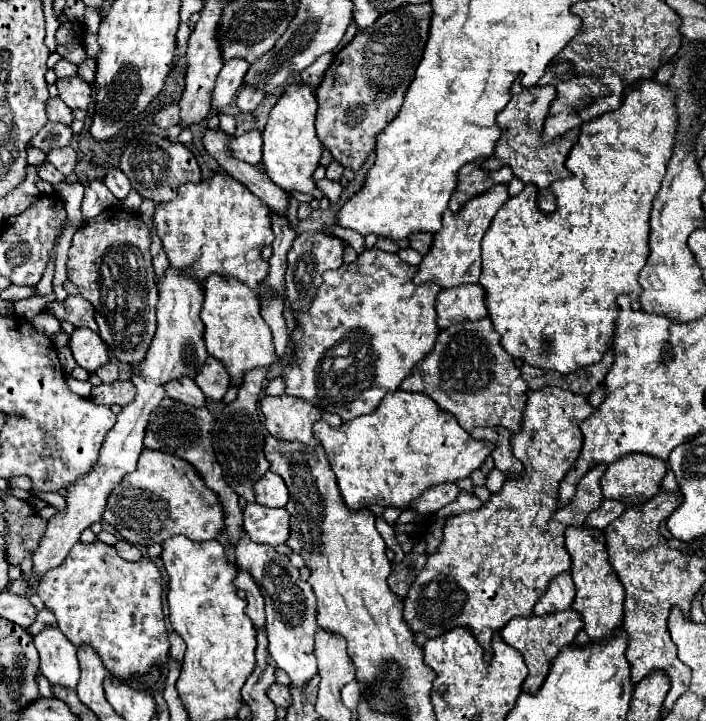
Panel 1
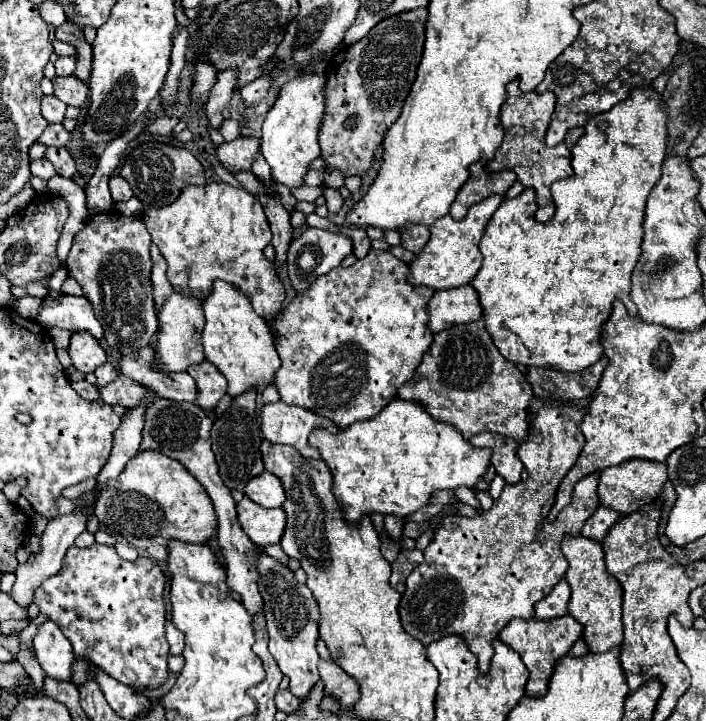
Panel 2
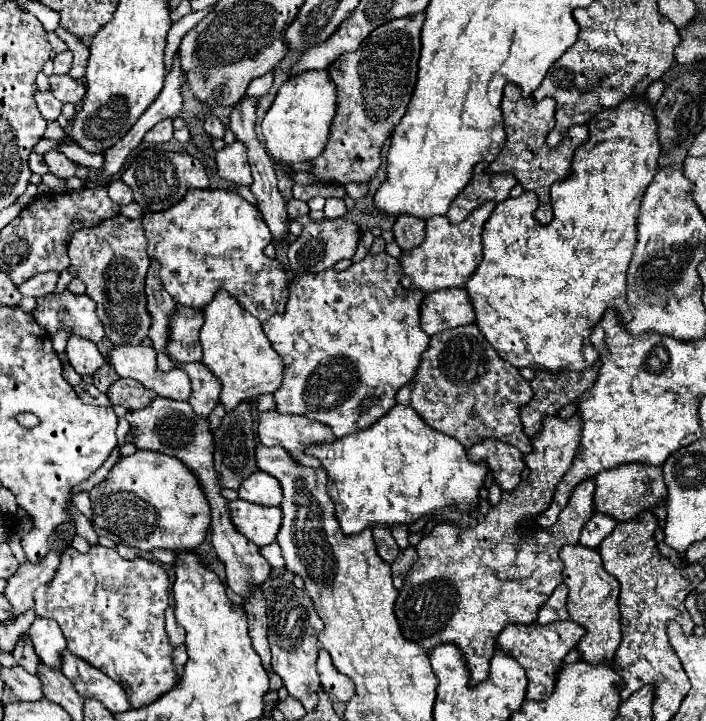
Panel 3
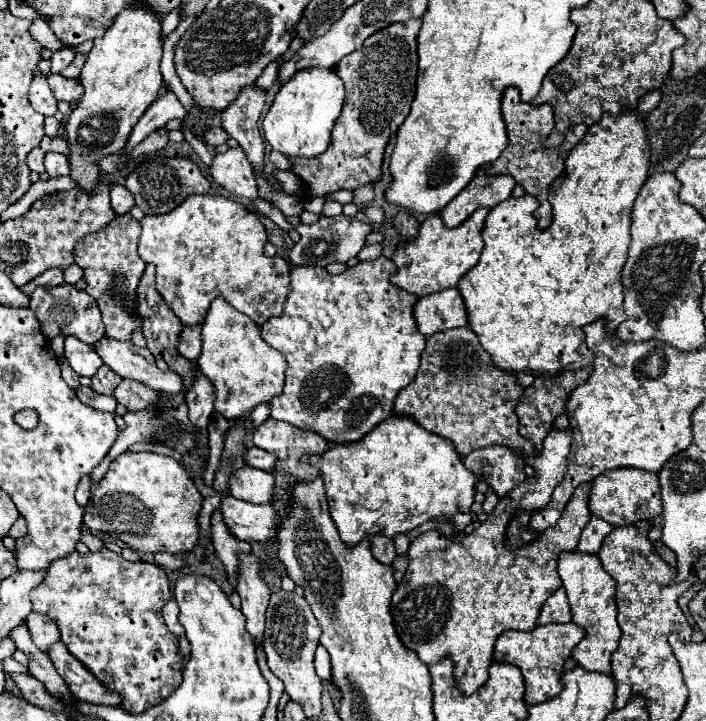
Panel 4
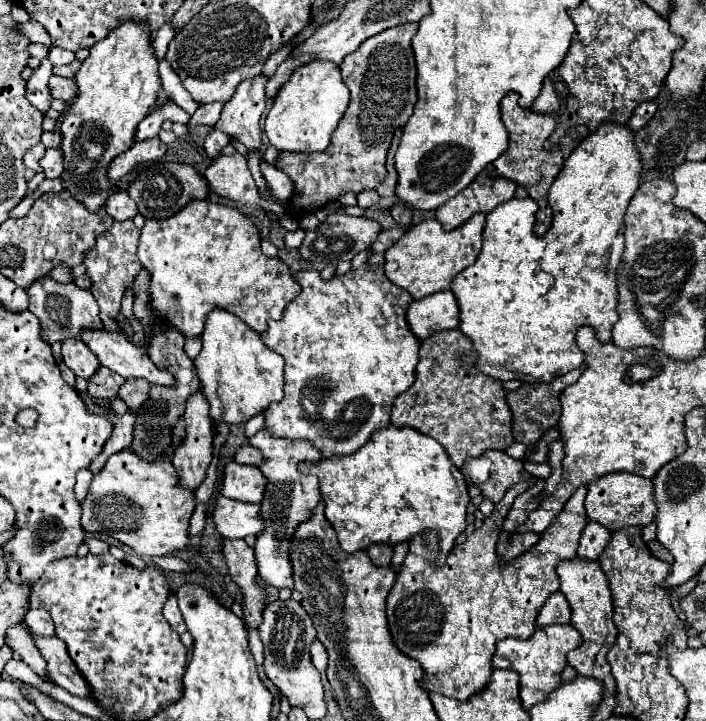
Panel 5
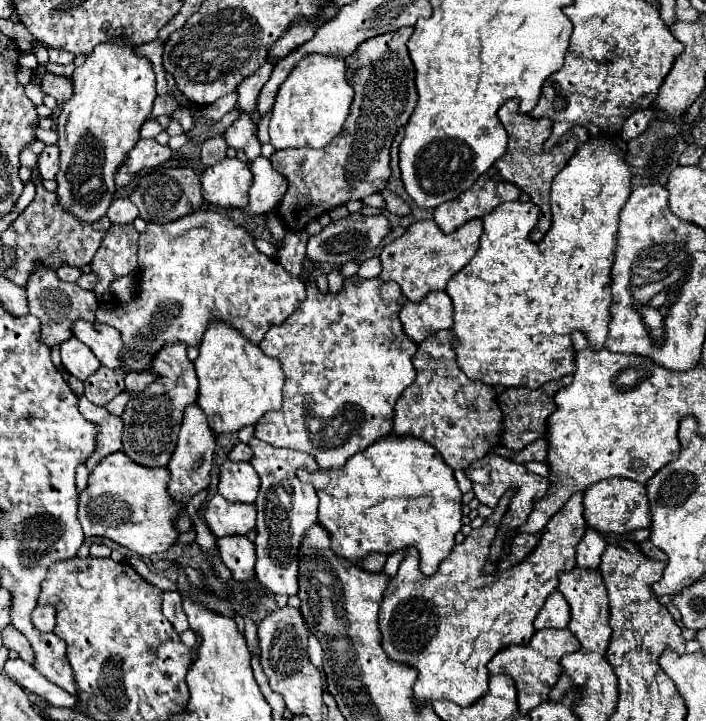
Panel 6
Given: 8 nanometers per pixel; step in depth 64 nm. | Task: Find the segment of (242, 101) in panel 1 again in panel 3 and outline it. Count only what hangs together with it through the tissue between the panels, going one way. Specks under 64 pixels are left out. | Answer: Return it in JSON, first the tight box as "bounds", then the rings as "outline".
{"bounds":[246,72,274,98],"outline":[[[268,72],[268,74],[264,74],[264,76],[256,78],[256,80],[252,80],[252,84],[248,86],[246,96],[258,96],[258,98],[260,98],[260,96],[268,94],[268,90],[272,88],[272,78],[274,78],[274,74]]]}

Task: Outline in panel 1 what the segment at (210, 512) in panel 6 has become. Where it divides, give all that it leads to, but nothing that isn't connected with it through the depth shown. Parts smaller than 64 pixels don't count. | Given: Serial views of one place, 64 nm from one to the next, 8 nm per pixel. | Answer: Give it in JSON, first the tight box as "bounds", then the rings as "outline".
{"bounds":[242,502,290,546],"outline":[[[248,502],[242,516],[244,530],[256,544],[278,546],[288,540],[290,516],[286,508],[264,508],[256,502]]]}

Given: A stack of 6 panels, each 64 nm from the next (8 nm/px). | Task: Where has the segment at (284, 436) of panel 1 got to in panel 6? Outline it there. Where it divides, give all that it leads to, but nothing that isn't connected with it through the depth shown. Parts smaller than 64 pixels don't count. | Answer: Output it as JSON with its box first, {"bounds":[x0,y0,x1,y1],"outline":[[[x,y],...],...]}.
{"bounds":[248,440,316,596],"outline":[[[250,440],[248,446],[254,452],[254,458],[250,460],[252,468],[260,476],[260,492],[254,502],[256,506],[256,578],[260,574],[260,582],[274,594],[284,594],[284,596],[294,596],[298,592],[298,552],[302,546],[302,538],[306,536],[306,530],[314,526],[316,522],[316,490],[312,484],[302,484],[296,478],[296,470],[304,468],[306,472],[316,472],[316,462],[312,456],[304,456],[300,452],[288,452],[284,448],[272,448],[270,444],[260,444],[260,440]]]}

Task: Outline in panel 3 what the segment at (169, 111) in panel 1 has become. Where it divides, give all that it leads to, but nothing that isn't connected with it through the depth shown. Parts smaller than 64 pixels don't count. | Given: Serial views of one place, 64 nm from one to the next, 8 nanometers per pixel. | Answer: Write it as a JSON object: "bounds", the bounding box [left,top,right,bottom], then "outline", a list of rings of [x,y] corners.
{"bounds":[144,120,172,144],"outline":[[[162,120],[156,124],[156,128],[152,128],[152,132],[148,132],[148,136],[144,136],[144,144],[158,144],[168,140],[172,140],[172,120]]]}

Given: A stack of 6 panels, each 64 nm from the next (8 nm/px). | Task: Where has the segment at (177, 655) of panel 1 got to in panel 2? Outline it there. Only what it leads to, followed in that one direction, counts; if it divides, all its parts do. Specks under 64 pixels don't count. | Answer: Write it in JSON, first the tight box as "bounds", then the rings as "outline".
{"bounds":[166,620,184,654],"outline":[[[166,620],[166,640],[170,644],[170,654],[182,654],[184,648],[184,634],[172,624],[172,620]]]}

